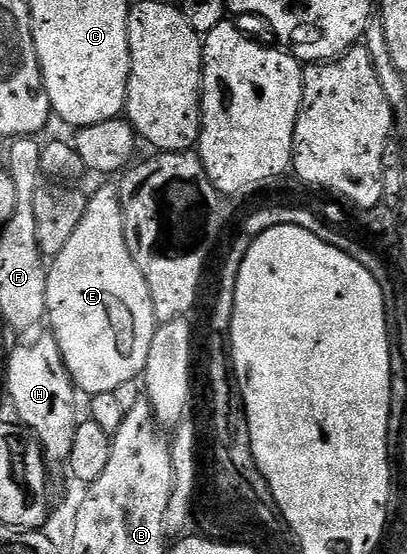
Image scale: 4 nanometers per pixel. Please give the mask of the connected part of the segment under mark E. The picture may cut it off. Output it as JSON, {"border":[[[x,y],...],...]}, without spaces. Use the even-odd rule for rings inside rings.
{"border":[[[117,187],[102,188],[95,196],[89,197],[86,213],[76,226],[72,238],[59,250],[58,255],[49,261],[46,274],[46,320],[49,331],[60,346],[64,366],[74,379],[74,387],[79,393],[86,392],[87,397],[105,392],[114,392],[124,382],[138,380],[146,371],[148,350],[152,350],[152,338],[156,321],[154,307],[136,266],[130,247],[126,244],[126,218],[122,207],[122,198]]]}

